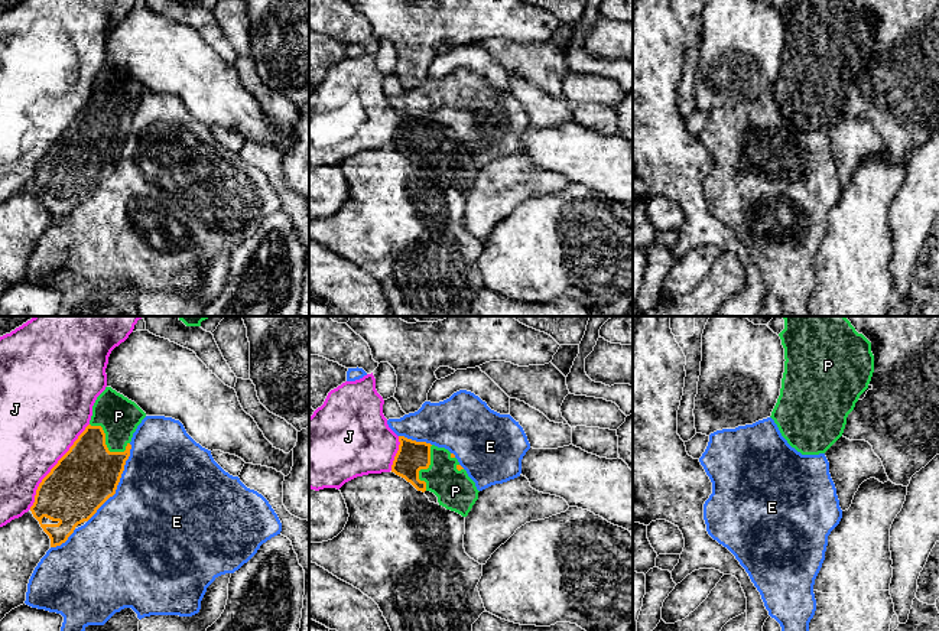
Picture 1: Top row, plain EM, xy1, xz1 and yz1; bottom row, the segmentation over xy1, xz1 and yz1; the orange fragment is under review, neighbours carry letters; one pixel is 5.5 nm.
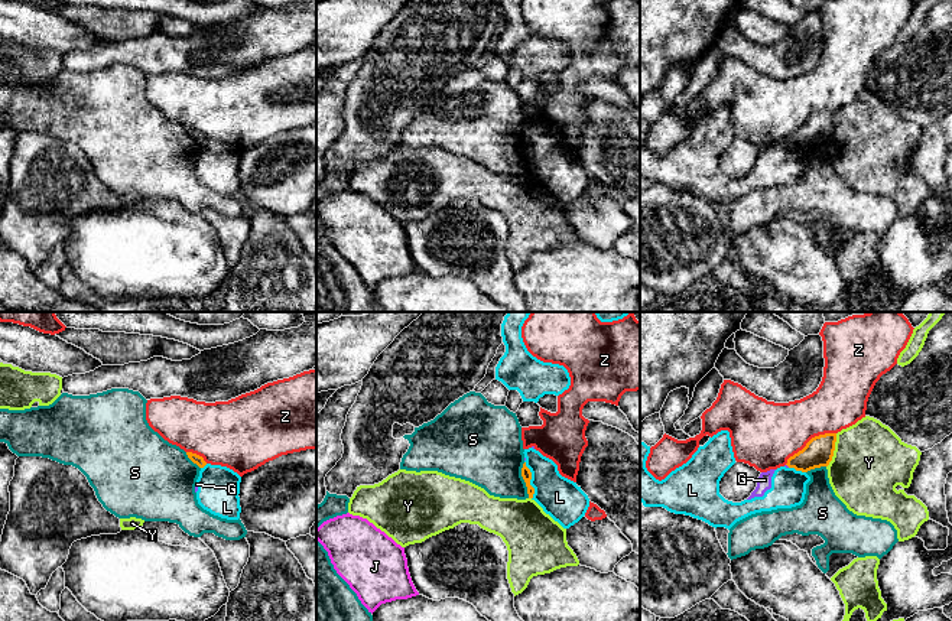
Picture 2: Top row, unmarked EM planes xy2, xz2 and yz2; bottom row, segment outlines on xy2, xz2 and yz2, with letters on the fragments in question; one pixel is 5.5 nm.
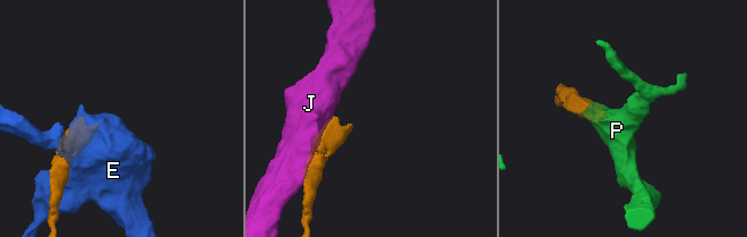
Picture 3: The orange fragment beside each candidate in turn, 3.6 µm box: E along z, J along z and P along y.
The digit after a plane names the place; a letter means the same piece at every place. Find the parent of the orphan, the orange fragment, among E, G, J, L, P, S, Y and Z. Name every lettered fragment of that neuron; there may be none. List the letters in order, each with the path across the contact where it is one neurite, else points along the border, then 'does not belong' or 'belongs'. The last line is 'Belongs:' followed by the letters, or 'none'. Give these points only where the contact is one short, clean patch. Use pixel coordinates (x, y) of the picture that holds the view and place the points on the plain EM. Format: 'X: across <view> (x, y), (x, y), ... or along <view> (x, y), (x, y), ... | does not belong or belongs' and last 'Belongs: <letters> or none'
E: does not belong
G: along yz2 (786, 140), (789, 143) | does not belong
J: does not belong
L: along xz2 (525, 137), (530, 149), (532, 175) | does not belong
P: belongs
S: along xz2 (523, 139), (522, 155), (529, 174) | does not belong
Y: does not belong
Z: does not belong
Belongs: P

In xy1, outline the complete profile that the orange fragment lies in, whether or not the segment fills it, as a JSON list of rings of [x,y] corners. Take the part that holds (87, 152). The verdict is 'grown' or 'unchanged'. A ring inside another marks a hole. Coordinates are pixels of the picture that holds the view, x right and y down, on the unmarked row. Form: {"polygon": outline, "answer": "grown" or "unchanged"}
{"polygon": [[[105,64],[97,74],[90,101],[42,156],[30,183],[33,193],[49,212],[51,224],[65,219],[75,205],[84,202],[116,170],[130,133],[133,110],[144,94],[146,90],[134,78],[111,64]]], "answer": "grown"}

